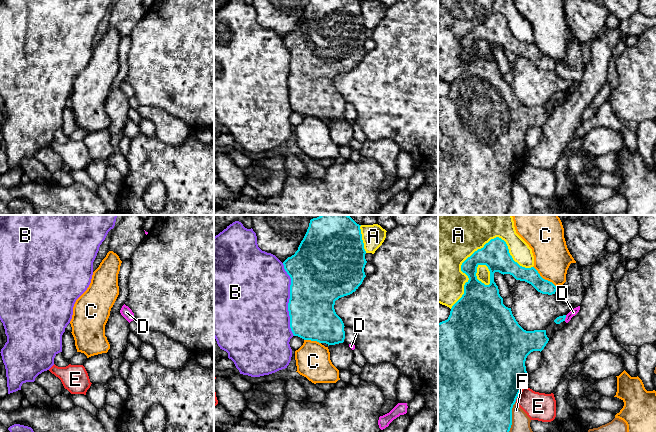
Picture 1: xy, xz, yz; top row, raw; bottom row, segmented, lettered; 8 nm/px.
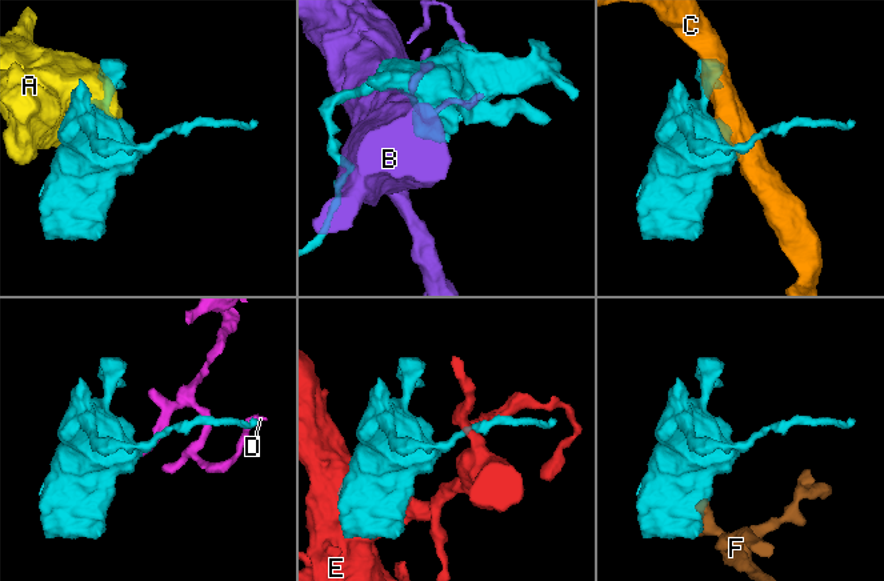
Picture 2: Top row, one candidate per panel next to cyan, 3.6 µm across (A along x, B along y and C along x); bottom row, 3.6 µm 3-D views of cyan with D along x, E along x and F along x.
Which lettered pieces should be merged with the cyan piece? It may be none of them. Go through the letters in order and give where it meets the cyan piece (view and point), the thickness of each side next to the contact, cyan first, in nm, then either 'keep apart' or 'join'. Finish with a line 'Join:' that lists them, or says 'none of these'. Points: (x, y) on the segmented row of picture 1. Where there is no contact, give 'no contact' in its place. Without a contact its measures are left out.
A: meets cyan in yz at (479, 249); 220 nm thick on the cyan side, 480 nm on the other; keep apart
B: meets cyan in xz at (289, 299); 400 nm thick on the cyan side, 500 nm on the other; keep apart
C: meets cyan in yz at (544, 279); 130 nm thick on the cyan side, 300 nm on the other; keep apart
D: meets cyan in yz at (565, 317); 60 nm thick on the cyan side, 50 nm on the other; keep apart
E: meets cyan in yz at (519, 392); 500 nm thick on the cyan side, 220 nm on the other; keep apart
F: meets cyan in yz at (511, 416); 460 nm thick on the cyan side, 140 nm on the other; keep apart
Join: none of these

